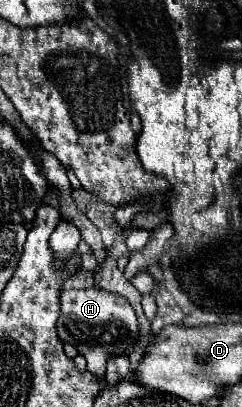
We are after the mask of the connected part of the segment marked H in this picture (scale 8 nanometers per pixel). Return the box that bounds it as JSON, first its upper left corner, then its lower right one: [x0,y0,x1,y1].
[56,288,140,376]

